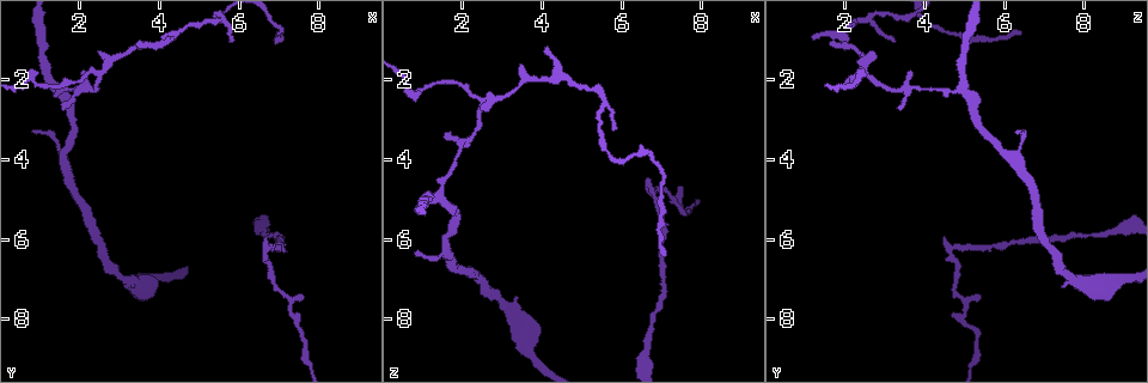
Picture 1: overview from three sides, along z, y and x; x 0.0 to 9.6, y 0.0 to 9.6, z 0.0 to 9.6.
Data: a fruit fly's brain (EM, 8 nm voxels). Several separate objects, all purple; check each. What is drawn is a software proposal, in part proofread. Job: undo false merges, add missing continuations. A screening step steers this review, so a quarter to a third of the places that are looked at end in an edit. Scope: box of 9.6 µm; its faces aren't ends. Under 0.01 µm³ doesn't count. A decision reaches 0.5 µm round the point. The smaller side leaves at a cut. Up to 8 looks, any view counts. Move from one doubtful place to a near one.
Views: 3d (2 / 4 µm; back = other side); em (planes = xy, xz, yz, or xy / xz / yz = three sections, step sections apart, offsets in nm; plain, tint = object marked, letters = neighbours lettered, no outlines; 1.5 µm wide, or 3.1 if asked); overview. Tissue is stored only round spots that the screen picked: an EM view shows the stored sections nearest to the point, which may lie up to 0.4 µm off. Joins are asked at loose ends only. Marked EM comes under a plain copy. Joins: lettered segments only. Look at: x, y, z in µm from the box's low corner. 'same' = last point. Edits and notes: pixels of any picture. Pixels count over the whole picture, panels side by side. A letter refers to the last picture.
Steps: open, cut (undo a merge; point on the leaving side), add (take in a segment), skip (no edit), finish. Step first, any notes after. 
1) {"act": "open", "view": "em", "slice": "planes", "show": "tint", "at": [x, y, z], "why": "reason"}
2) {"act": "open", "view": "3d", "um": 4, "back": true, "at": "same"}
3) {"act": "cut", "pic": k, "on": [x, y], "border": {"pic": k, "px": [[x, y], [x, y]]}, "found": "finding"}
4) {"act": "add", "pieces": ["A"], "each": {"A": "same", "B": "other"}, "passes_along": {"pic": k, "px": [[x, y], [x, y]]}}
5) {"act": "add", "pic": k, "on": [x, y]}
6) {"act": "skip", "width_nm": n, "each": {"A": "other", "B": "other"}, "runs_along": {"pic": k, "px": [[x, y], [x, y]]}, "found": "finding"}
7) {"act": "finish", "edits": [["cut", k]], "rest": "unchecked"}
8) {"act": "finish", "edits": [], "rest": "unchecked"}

{"act": "open", "view": "em", "slice": "planes", "show": "letters", "at": [6.65, 6.25, 4.65], "why": "abrupt turn"}

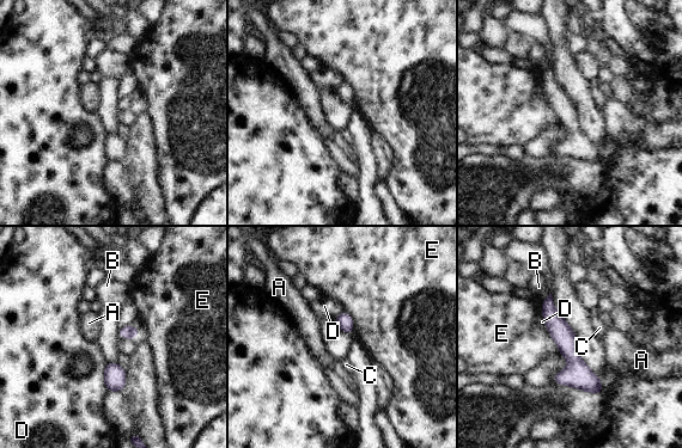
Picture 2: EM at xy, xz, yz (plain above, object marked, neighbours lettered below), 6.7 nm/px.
{"act": "skip", "each": {"A": "other", "B": "other", "C": "other", "D": "other", "E": "other"}, "runs_along": {"pic": 2, "px": [[548, 300], [576, 366], [600, 390]]}, "found": "one neuron here"}

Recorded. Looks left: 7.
{"act": "open", "view": "em", "slice": "xy", "step": 8, "show": "letters", "at": [4.05, 0.90, 1.15], "why": "thin end"}

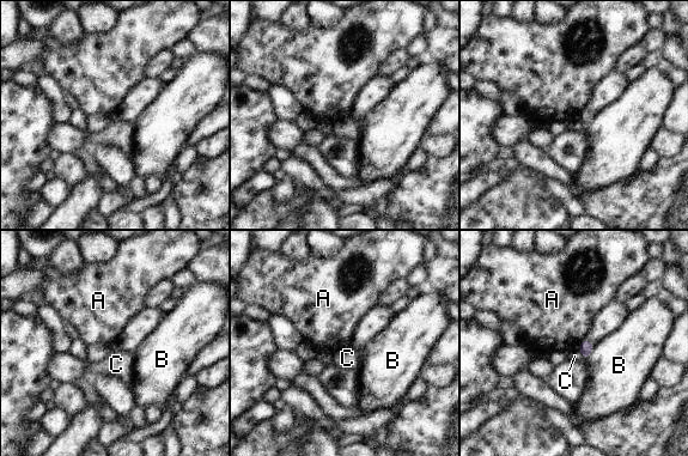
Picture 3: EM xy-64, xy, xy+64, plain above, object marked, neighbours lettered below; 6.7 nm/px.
{"act": "skip", "each": {"A": "other", "B": "other", "C": "other"}, "border": {"pic": 3, "px": [[584, 339], [578, 348]]}, "found": "no lettered segment goes on from it"}

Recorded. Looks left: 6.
{"act": "open", "view": "3d", "um": 2, "at": [2.10, 1.80, 3.65], "why": "thin end"}

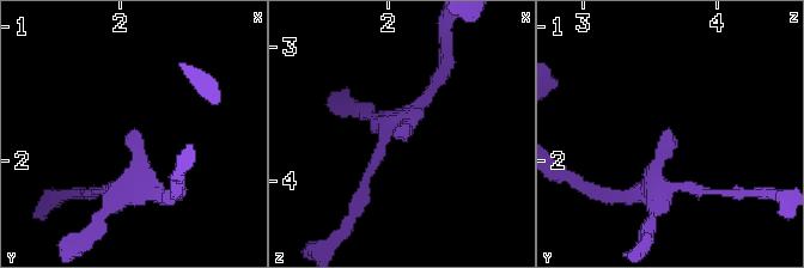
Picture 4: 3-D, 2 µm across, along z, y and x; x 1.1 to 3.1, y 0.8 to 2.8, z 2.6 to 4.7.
{"act": "open", "view": "em", "slice": "yz", "step": 8, "show": "letters", "at": [2.08, 1.76, 3.62]}

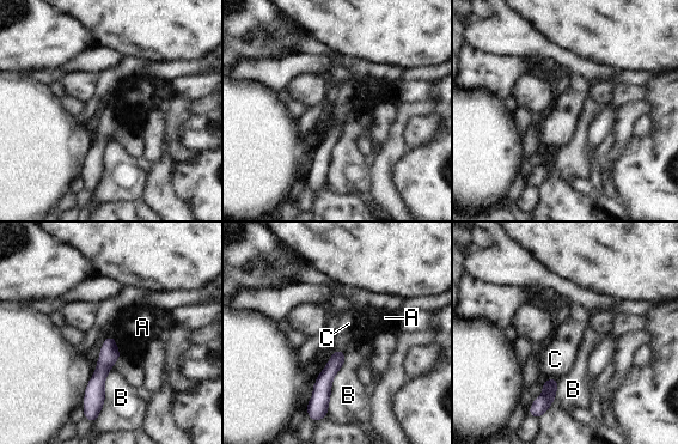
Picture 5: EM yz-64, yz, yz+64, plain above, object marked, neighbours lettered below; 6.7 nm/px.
{"act": "skip", "each": {"A": "other", "B": "other", "C": "other"}, "found": "none of them fits"}

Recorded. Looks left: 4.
{"act": "finish", "edits": [], "rest": "unchecked"}

